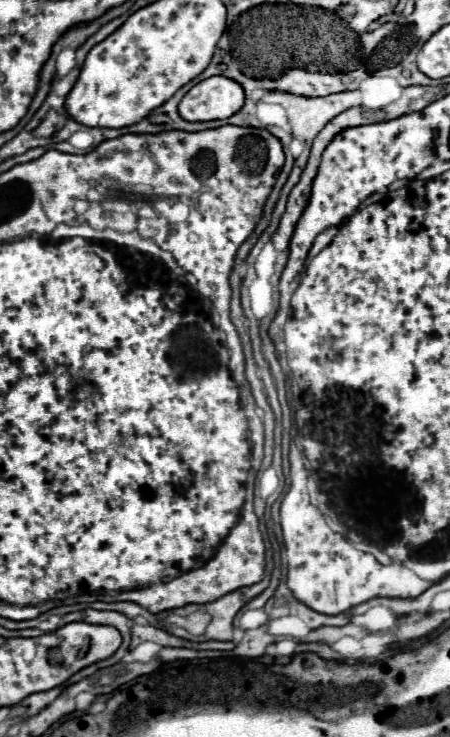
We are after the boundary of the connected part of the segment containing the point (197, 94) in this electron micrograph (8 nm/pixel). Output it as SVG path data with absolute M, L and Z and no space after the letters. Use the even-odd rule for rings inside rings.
M211 76L195 84L179 102L179 114L187 122L223 120L241 110L243 88L225 76Z

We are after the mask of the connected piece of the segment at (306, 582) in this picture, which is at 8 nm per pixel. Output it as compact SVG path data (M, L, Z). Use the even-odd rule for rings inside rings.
M291 444L291 490L281 502L281 528L289 558L289 588L299 602L321 614L341 614L351 606L367 602L375 596L401 596L415 598L421 590L429 588L427 580L421 580L413 570L403 564L379 564L373 554L359 552L341 534L333 532L319 508L315 508L307 494L307 468L303 464L301 450ZM317 550L317 566L315 566Z

